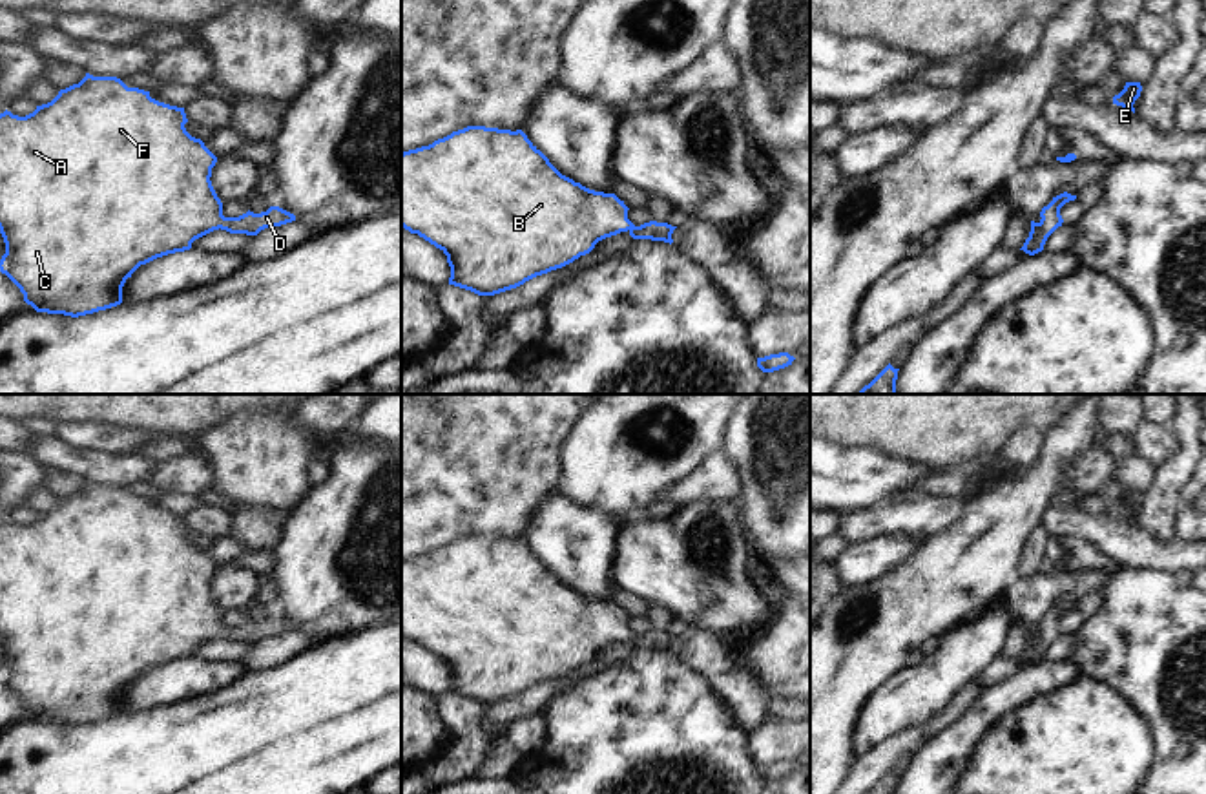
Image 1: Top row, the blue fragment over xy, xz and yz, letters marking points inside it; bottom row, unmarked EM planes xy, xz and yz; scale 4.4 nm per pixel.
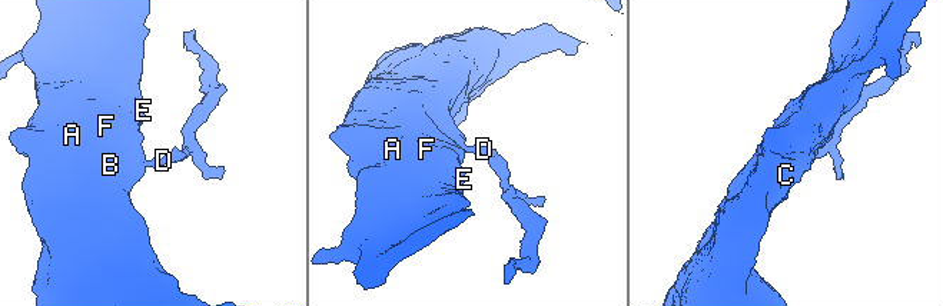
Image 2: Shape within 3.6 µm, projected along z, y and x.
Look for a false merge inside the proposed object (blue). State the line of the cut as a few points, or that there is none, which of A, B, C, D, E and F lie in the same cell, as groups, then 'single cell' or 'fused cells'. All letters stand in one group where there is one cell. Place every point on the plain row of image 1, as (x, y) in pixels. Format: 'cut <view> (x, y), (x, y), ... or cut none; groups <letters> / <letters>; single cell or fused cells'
cut none; groups A B C D E F; single cell

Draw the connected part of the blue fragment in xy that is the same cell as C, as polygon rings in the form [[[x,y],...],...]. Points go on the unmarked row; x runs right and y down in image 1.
[[[89,482],[26,526],[0,522],[0,643],[5,652],[0,681],[20,697],[27,714],[71,726],[106,719],[122,712],[122,695],[140,674],[190,659],[195,648],[213,639],[257,644],[296,630],[279,615],[224,626],[210,590],[217,566],[186,540],[186,531],[184,517],[159,511],[117,486]]]

